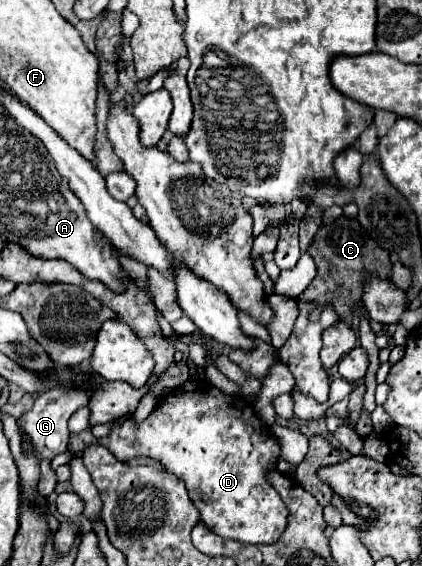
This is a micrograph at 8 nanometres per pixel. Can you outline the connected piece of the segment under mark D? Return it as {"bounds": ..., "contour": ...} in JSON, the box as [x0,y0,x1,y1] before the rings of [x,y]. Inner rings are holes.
{"bounds":[99,380,289,544],"contour":[[[189,380],[179,390],[161,400],[141,426],[135,426],[131,416],[119,418],[113,426],[113,432],[105,438],[99,438],[99,444],[109,448],[109,452],[113,452],[123,462],[135,456],[159,460],[169,472],[185,482],[193,504],[201,512],[201,520],[221,538],[231,538],[245,544],[271,544],[279,540],[287,526],[289,510],[277,490],[265,480],[267,470],[275,470],[279,444],[271,438],[269,428],[259,420],[253,404],[241,394],[223,394],[207,382]]]}

